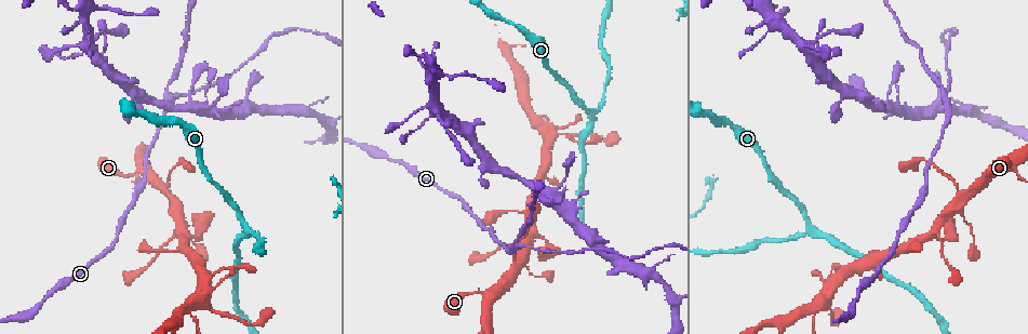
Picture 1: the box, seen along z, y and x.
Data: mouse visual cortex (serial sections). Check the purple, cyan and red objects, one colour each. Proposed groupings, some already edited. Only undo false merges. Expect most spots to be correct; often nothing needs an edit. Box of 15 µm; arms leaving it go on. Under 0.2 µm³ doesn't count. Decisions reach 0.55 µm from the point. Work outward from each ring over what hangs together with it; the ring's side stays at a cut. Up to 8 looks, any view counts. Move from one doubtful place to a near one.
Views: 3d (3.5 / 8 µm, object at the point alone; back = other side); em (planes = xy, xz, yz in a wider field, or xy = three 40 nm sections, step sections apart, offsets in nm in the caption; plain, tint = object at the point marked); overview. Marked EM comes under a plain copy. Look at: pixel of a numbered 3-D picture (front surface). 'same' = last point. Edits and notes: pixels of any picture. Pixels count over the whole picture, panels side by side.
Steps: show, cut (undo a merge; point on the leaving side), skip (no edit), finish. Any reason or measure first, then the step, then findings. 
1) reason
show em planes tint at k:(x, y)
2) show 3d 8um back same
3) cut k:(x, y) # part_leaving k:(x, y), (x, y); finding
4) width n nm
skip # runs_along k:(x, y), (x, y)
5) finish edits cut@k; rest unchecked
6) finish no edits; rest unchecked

three-way junction
show 3d 3.5um at 1:(591, 110)

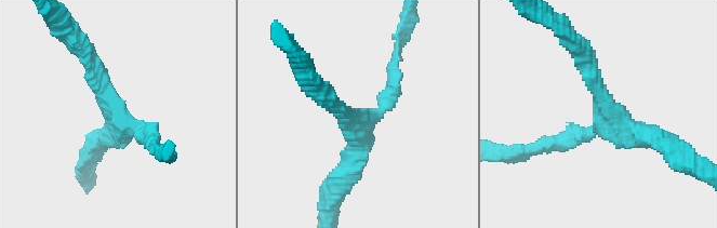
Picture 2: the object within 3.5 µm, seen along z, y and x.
show em xy step 5 tint at 2:(112, 106)

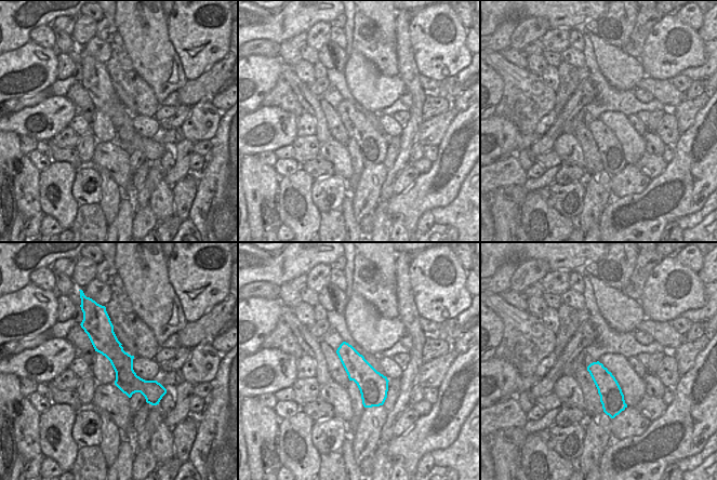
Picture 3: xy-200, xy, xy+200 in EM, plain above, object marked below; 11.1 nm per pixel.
arms 3
skip # runs_along 2:(578, 45), (619, 125), (658, 138); all the same cell

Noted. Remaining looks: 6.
a narrow waist
show 3d 3.5um at 1:(944, 100)

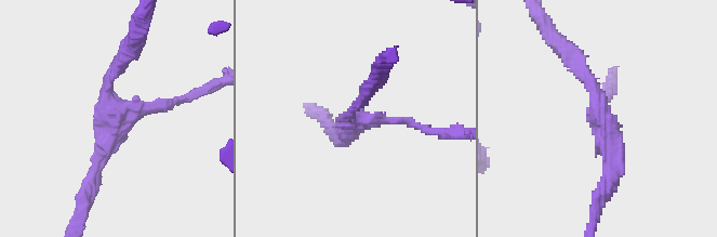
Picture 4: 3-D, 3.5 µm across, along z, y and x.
arms 3; arm_widths 150, 150, 200 nm; shape alone is not enough
show em planes tint at 4:(115, 118)

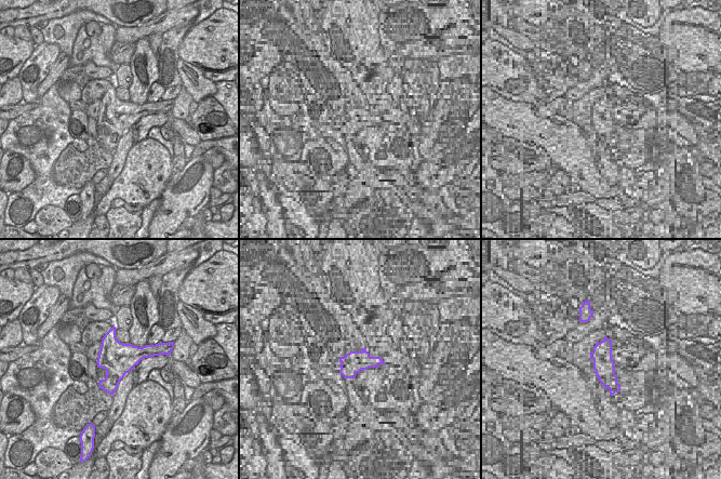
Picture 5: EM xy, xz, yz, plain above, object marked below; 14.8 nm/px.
skip # runs_along 4:(610, 181), (598, 97), (571, 57); one cell here

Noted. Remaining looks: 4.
a narrow waist
show em xy step 5 tint at 1:(141, 168)

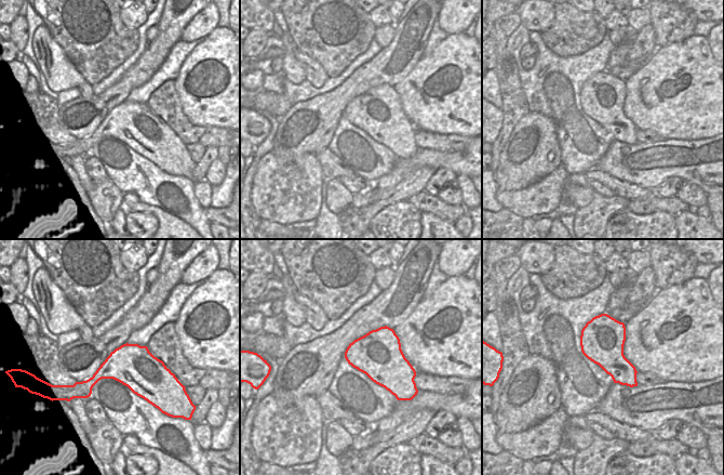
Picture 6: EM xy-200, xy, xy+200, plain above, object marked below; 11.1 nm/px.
show 3d 3.5um same

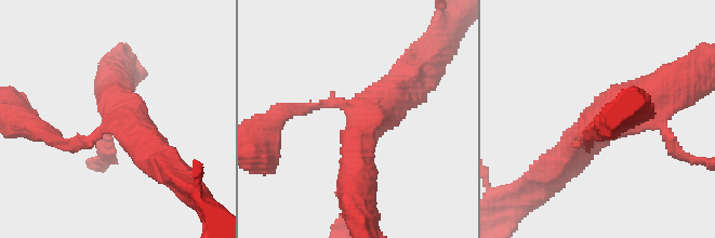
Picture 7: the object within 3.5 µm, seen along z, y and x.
skip # runs_along 7:(295, 109), (378, 106), (411, 76); one cell here

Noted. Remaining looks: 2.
finish no edits; rest unchecked

